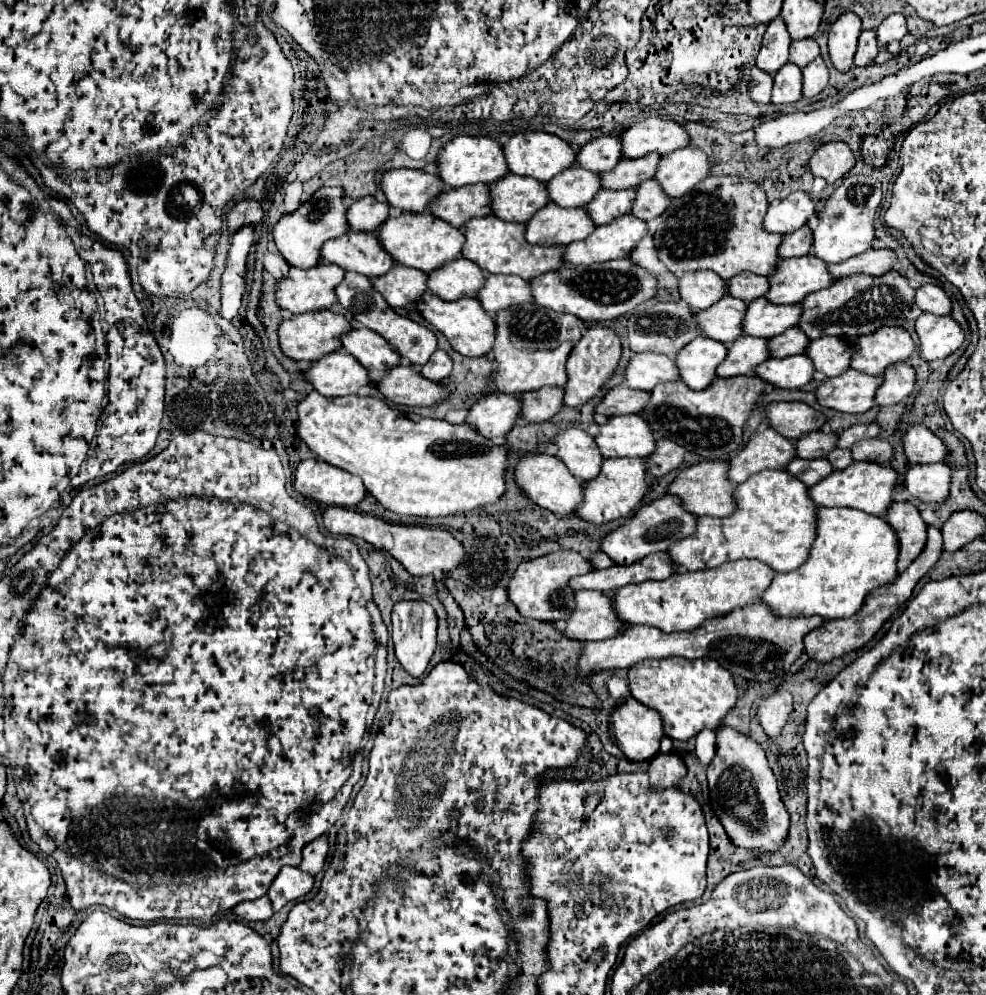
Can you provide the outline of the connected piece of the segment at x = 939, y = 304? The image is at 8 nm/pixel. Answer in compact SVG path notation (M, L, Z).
M932 283L916 289L914 305L918 305L924 313L932 313L932 315L948 315L952 311L952 303L946 297L946 293Z

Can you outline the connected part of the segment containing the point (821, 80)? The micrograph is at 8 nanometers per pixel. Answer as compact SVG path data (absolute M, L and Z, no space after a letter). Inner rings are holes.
M816 57L810 65L802 69L804 75L804 97L816 97L828 85L828 69L822 57Z

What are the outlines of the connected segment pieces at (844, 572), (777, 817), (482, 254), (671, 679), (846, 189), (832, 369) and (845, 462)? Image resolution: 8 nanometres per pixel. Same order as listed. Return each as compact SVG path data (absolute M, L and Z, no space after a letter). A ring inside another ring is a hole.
M822 507L816 511L816 525L816 541L806 563L796 571L776 573L772 585L760 597L776 617L852 617L852 613L862 607L868 593L898 577L898 539L894 529L890 529L882 517L858 509Z
M732 727L716 729L716 755L708 765L712 809L734 845L744 849L778 849L790 825L790 815L780 799L776 777L766 761L762 745Z
M488 215L482 219L470 219L462 227L462 233L466 237L464 247L462 247L462 255L466 259L474 261L476 265L480 265L480 269L484 269L484 273L518 275L518 277L530 281L536 275L542 275L550 269L564 265L564 259L562 259L564 247L562 245L554 245L554 247L534 245L532 247L524 239L524 225L522 223L508 223L508 221L496 219L494 215Z
M646 659L630 667L628 685L634 699L660 713L664 735L678 741L688 741L702 729L716 729L738 699L732 673L710 659Z
M848 175L818 213L818 225L812 229L812 253L824 263L840 263L868 251L874 241L874 215L880 201L882 189L876 177Z
M820 337L810 341L804 353L810 357L816 371L826 377L836 377L850 367L852 349L842 337Z
M832 449L832 453L828 453L828 457L824 457L824 459L828 459L828 463L836 469L844 469L844 467L848 467L850 463L852 463L852 457L850 457L850 451L848 449Z

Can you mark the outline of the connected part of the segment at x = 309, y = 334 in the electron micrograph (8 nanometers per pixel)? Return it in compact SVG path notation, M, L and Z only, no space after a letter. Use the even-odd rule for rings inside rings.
M322 309L316 313L298 313L292 315L290 319L284 319L278 327L278 343L280 343L280 351L294 359L294 361L316 361L336 349L340 349L340 337L342 333L348 333L352 329L350 321L340 315L334 313L330 309Z

